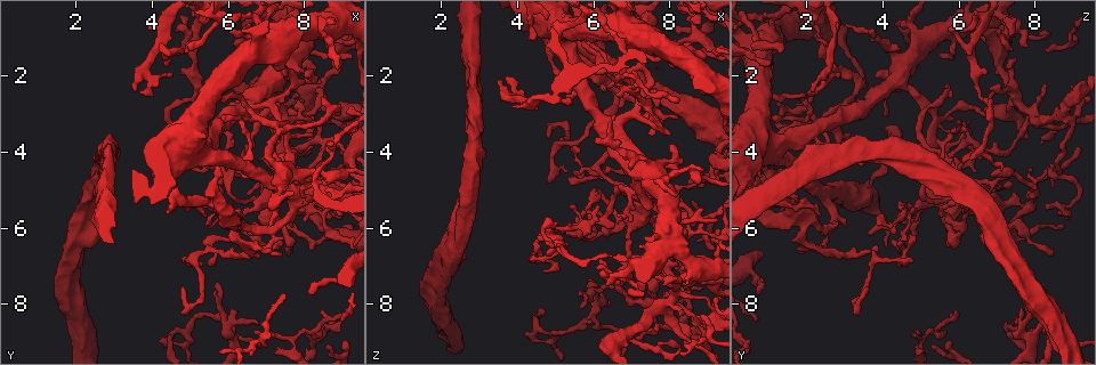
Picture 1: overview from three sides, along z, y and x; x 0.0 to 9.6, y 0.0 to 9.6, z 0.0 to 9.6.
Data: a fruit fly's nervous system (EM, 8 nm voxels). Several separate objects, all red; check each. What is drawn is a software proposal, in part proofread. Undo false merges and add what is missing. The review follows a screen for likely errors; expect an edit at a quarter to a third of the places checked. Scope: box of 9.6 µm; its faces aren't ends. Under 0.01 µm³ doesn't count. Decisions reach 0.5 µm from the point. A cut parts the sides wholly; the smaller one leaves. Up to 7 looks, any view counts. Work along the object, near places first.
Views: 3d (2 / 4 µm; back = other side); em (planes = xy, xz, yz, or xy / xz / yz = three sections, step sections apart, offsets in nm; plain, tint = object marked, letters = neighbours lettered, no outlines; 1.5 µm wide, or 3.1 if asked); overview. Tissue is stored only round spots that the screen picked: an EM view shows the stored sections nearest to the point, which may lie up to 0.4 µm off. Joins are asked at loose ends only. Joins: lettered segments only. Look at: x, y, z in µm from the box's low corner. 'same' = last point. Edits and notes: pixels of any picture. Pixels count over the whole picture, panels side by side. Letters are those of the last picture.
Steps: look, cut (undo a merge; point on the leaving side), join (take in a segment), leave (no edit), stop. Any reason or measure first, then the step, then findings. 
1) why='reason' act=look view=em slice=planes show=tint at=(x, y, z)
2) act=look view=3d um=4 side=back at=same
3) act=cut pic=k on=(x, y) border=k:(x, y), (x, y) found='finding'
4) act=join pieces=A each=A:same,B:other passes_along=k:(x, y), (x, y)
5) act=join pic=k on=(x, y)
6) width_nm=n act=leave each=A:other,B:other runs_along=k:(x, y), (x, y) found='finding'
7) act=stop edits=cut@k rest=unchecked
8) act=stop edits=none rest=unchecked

why='abrupt turn' act=look view=em slice=xz step=8 show=letters at=(6.55, 4.65, 7.35)

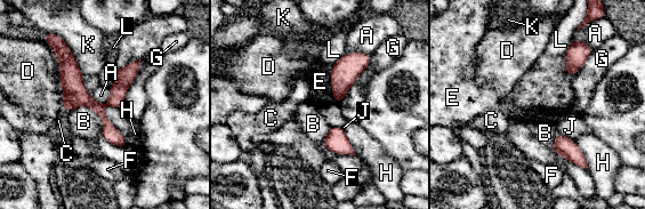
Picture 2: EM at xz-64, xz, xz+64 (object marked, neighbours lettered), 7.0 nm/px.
longest_contact=D:480nm act=leave each=A:other,B:other,C:other,D:other,E:other,F:other,G:other,H:other,J:other,K:other,L:other found='all the same neuron'

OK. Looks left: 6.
why='arms part here' act=look view=em slice=planes show=letters at=(4.45, 4.05, 6.45)

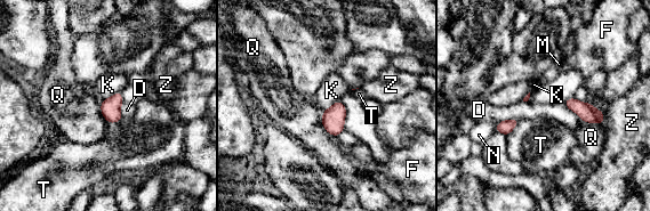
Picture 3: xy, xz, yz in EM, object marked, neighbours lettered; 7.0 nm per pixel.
width_nm=140 act=leave each=D:other,F:other,K:other,M:other,N:other,Q:other,T:other,Z:other border=3:(322, 111), (322, 127), (335, 137) found='continuous, no second neuron'

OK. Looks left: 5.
why='closes a loop' act=look view=3d um=2 at=(5.60, 5.30, 5.90)

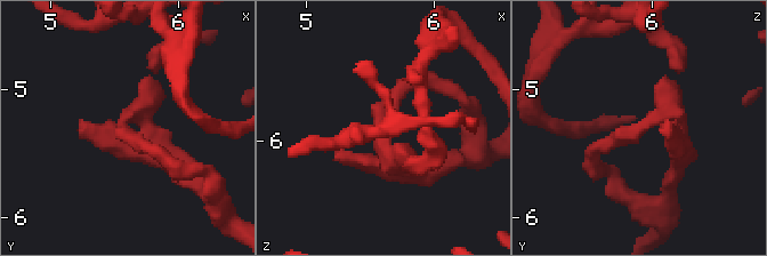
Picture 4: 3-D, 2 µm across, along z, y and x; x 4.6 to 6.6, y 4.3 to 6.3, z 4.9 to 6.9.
act=look view=em slice=xy step=4 show=tint at=(5.58, 5.34, 5.88)

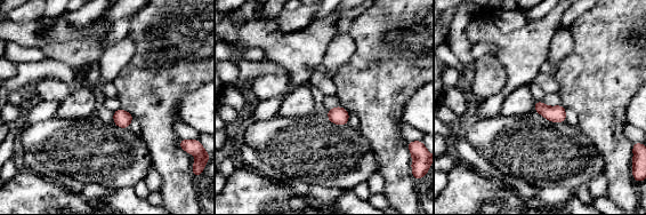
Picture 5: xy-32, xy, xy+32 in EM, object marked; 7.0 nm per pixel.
why='another direction' act=look view=em slice=planes show=letters at=same

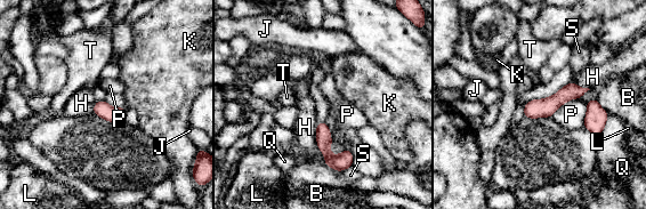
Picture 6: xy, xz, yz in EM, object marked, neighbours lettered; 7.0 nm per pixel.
width_nm=100 longest_contact=P:260nm act=leave each=B:other,H:other,J:other,K:other,L:other,P:other,Q:other,S:other,T:other found='continuous, no second neuron'

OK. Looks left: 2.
act=stop edits=none rest=unchecked

